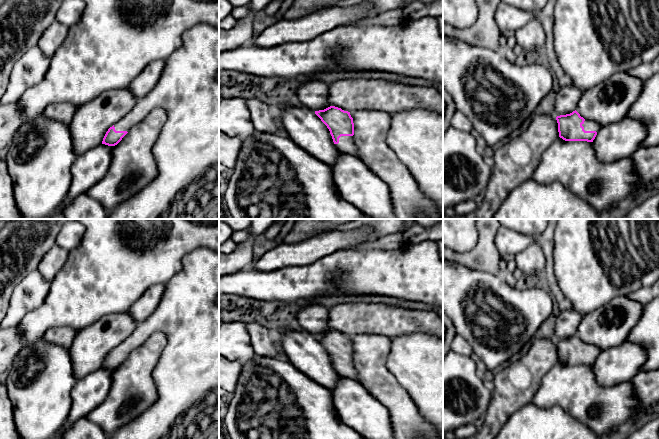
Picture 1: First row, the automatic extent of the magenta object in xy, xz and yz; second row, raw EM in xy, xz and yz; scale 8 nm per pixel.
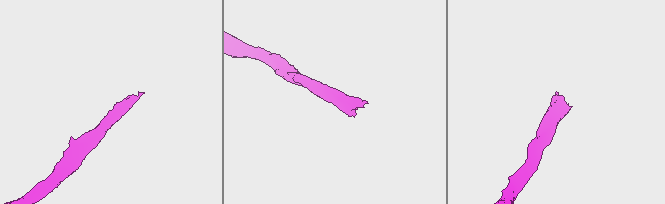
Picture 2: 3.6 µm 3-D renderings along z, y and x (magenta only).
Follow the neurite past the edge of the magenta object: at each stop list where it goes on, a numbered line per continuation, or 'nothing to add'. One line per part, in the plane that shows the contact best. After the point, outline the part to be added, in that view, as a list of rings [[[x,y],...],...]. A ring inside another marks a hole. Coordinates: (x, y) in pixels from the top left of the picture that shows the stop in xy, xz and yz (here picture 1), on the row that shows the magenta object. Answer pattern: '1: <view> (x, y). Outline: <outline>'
1: yz (588, 125). Outline: [[[585,119],[584,123],[582,124],[585,131],[596,131],[598,132],[601,129],[601,126],[595,122],[588,119]]]

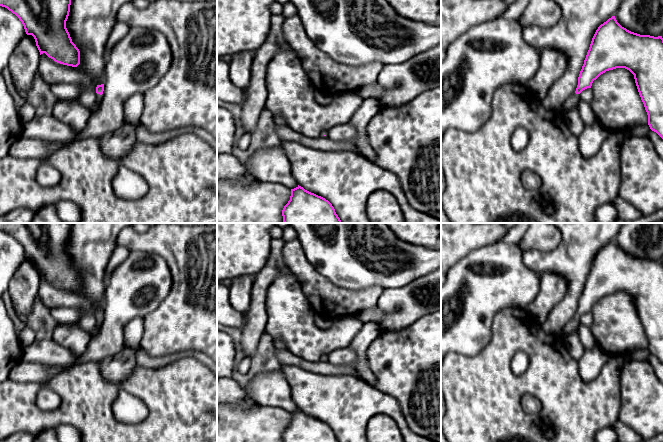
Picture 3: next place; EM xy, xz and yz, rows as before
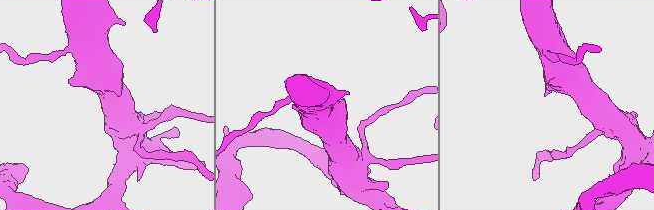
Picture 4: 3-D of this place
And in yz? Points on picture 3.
nothing to add

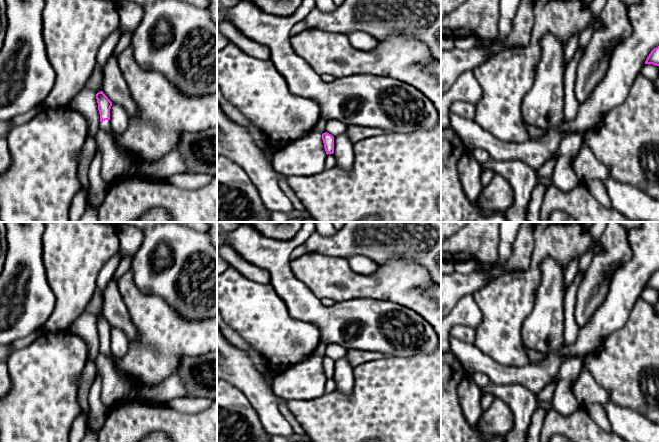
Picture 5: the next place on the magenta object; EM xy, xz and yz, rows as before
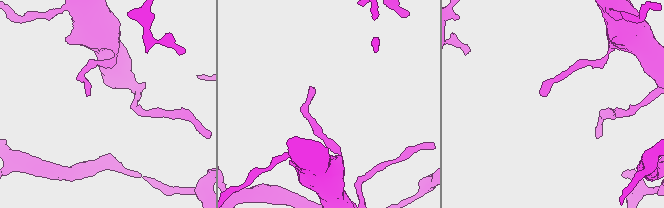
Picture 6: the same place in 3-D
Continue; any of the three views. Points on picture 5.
1: xy (105, 125). Outline: [[[105,120],[103,122],[100,122],[100,129],[109,132],[112,135],[113,140],[115,142],[115,134],[111,129],[110,120]],[[115,142],[115,146],[117,150],[126,158],[128,162],[130,162],[131,164],[135,162],[135,158],[133,157],[133,155],[130,152],[128,152],[124,147],[118,145],[116,142]]]

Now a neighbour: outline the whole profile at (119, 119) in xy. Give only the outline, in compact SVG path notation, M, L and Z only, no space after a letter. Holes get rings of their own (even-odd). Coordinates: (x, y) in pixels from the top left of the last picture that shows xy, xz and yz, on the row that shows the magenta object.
M112 103L110 109L110 125L113 133L123 134L130 121L130 116L127 111L119 104Z

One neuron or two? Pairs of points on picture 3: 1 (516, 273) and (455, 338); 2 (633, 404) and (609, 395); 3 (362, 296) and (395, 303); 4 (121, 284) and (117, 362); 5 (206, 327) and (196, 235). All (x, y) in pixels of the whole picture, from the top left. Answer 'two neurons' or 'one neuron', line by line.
1: one neuron
2: two neurons
3: two neurons
4: two neurons
5: one neuron

